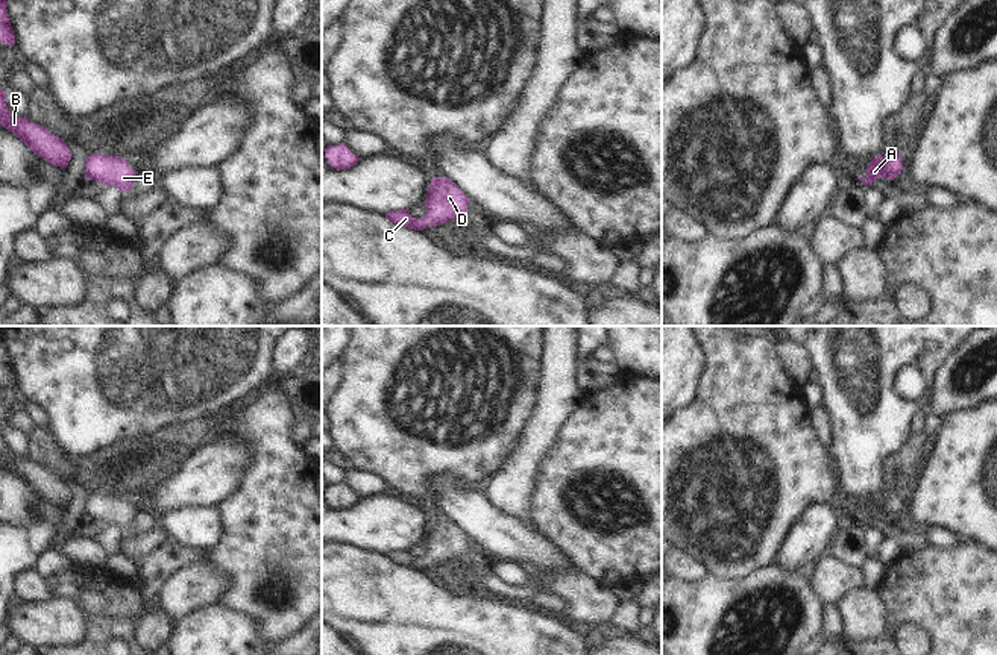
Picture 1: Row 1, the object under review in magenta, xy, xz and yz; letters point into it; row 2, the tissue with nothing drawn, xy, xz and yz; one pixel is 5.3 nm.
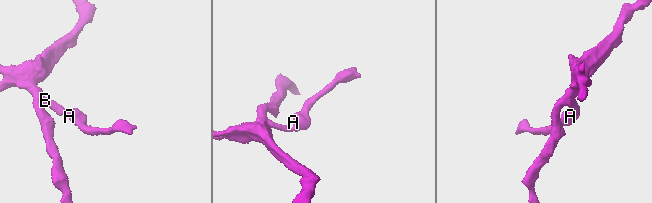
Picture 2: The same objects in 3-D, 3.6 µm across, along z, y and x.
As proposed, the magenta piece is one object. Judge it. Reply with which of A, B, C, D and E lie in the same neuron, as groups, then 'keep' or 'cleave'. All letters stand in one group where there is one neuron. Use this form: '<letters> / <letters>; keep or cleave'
A B C D E; keep

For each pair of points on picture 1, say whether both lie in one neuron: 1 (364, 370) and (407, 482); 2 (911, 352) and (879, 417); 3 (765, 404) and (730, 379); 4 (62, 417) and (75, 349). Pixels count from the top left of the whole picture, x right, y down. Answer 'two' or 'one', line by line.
1: one
2: one
3: one
4: one

